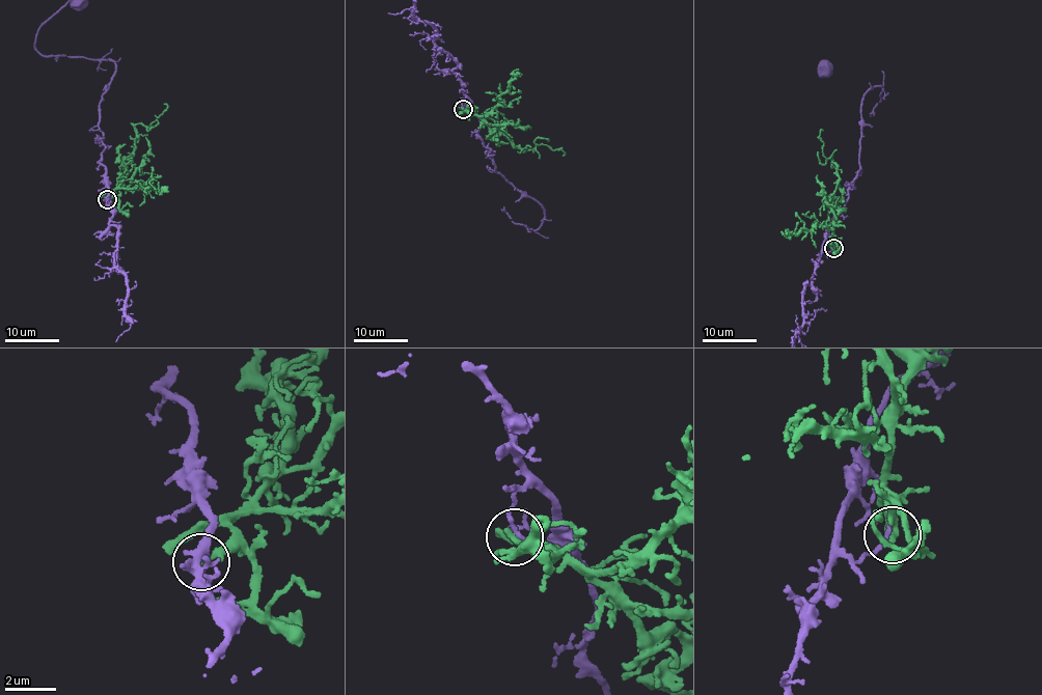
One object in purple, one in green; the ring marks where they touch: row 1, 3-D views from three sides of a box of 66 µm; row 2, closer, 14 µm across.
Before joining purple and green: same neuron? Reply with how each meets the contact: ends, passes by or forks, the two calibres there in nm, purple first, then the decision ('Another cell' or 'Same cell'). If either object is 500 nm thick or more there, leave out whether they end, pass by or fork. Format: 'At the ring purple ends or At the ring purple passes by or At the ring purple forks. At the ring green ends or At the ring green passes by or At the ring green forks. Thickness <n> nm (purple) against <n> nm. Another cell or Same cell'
At the ring purple ends. At the ring green ends. Thickness 160 nm (purple) against 280 nm. Another cell

